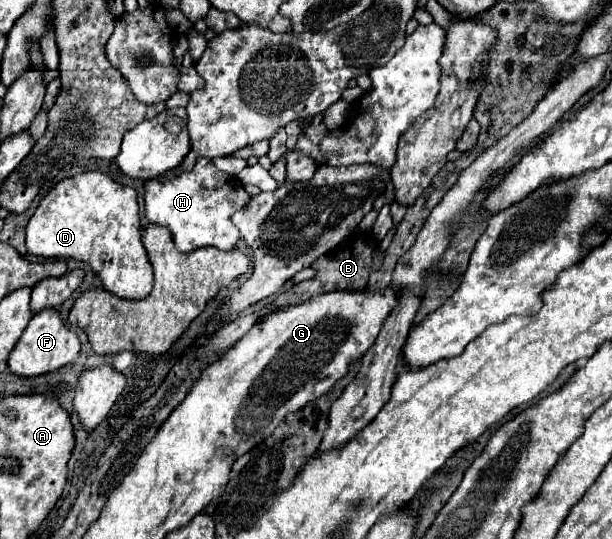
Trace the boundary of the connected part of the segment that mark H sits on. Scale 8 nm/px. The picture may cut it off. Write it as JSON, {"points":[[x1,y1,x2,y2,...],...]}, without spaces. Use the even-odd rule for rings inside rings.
{"points":[[199,159,191,171,175,169,163,173,161,177,145,181,145,215,151,223,165,225,173,233,175,247,189,253,199,247,217,247,231,251,241,239,239,231,231,223,231,215,249,201,243,185,219,171,209,159]]}

